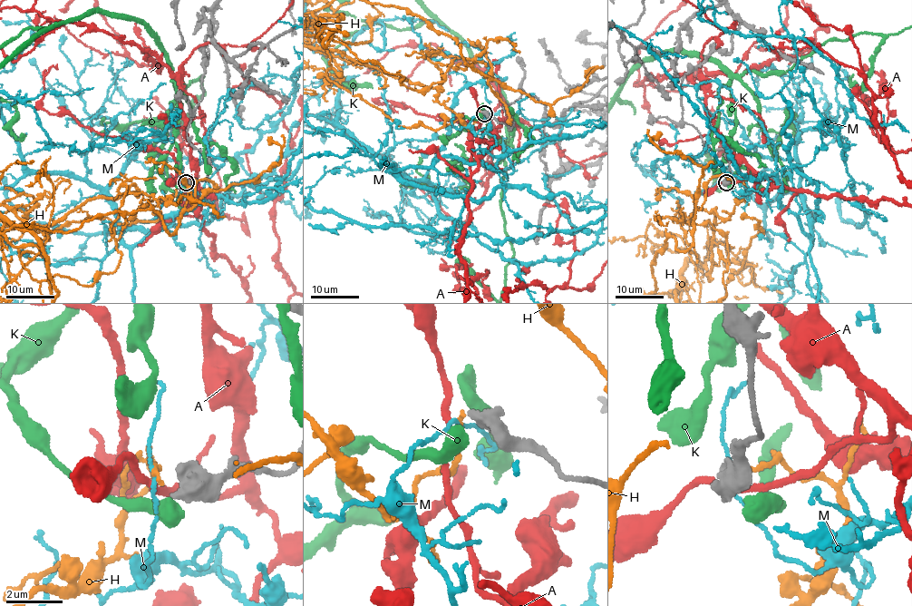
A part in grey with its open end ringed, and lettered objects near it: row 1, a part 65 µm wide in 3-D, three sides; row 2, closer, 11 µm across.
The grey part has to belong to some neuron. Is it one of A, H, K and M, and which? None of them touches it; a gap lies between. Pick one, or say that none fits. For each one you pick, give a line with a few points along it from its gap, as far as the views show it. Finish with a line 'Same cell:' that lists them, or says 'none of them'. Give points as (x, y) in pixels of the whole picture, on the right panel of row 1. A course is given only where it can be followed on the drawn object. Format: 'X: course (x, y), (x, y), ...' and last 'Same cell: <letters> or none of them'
Same cell: none of them

